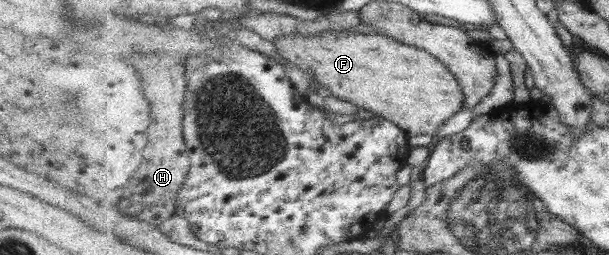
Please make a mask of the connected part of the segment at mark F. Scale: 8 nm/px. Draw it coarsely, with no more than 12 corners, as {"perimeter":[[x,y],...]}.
{"perimeter":[[348,30],[276,37],[279,55],[410,136],[462,109],[425,49]]}

